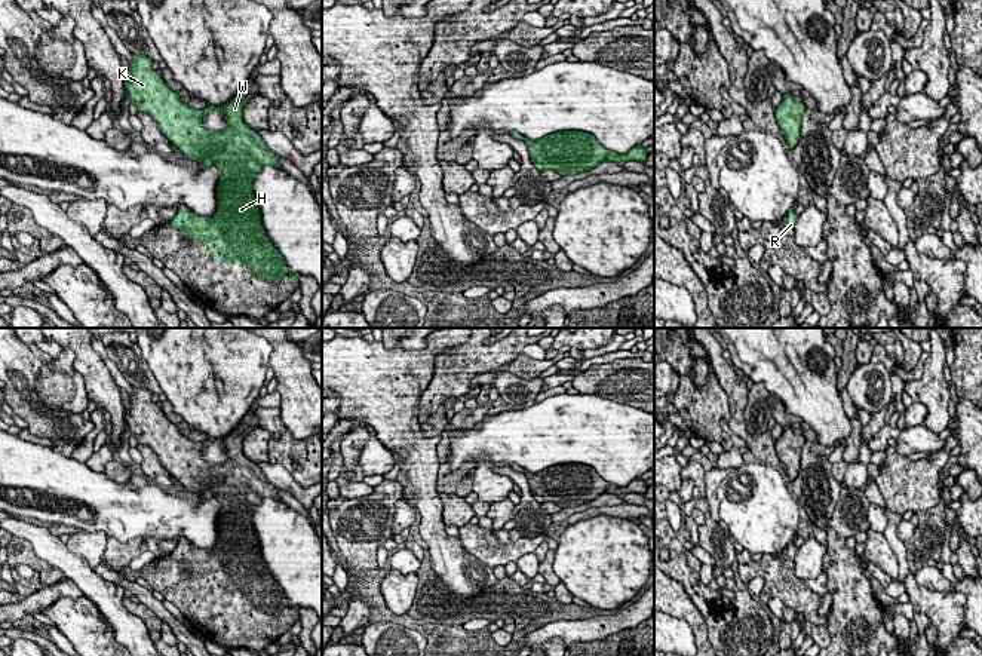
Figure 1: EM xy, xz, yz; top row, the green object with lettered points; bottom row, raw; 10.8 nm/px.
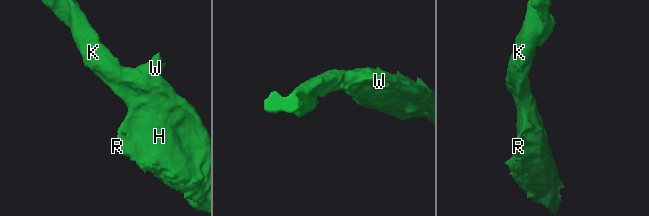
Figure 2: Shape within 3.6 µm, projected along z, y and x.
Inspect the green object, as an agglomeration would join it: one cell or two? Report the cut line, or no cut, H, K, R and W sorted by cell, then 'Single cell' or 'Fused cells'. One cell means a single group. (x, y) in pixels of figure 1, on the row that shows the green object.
No split. Groups: H K R W. Single cell

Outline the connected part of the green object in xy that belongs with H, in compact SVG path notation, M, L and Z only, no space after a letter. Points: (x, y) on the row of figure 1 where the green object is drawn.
M132 55L129 61L129 76L125 80L125 89L131 102L138 111L148 113L159 125L159 129L168 140L178 147L184 156L196 160L200 168L215 165L220 171L220 183L217 187L218 211L208 220L194 215L185 206L178 208L178 214L169 221L171 226L179 229L184 237L196 240L197 246L205 246L215 261L227 261L228 264L245 266L258 279L276 285L286 275L291 281L298 281L298 273L289 273L283 257L266 237L261 224L261 214L252 193L252 180L264 165L280 168L279 156L267 148L263 138L243 122L243 107L246 105L245 92L239 94L221 107L225 113L227 128L223 132L208 131L202 125L205 114L214 113L215 107L194 110L184 104L178 94L174 92L151 68L151 59L144 55Z

